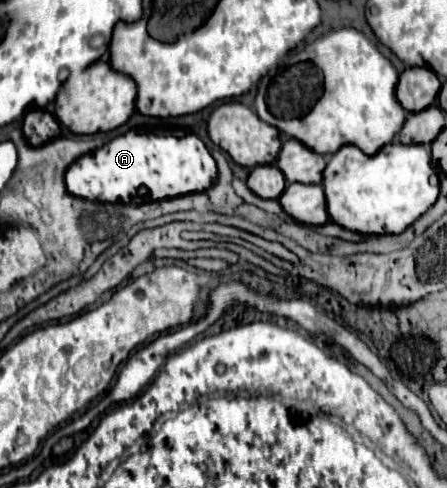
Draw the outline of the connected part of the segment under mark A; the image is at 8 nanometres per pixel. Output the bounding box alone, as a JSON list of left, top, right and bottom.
[66,129,218,205]

